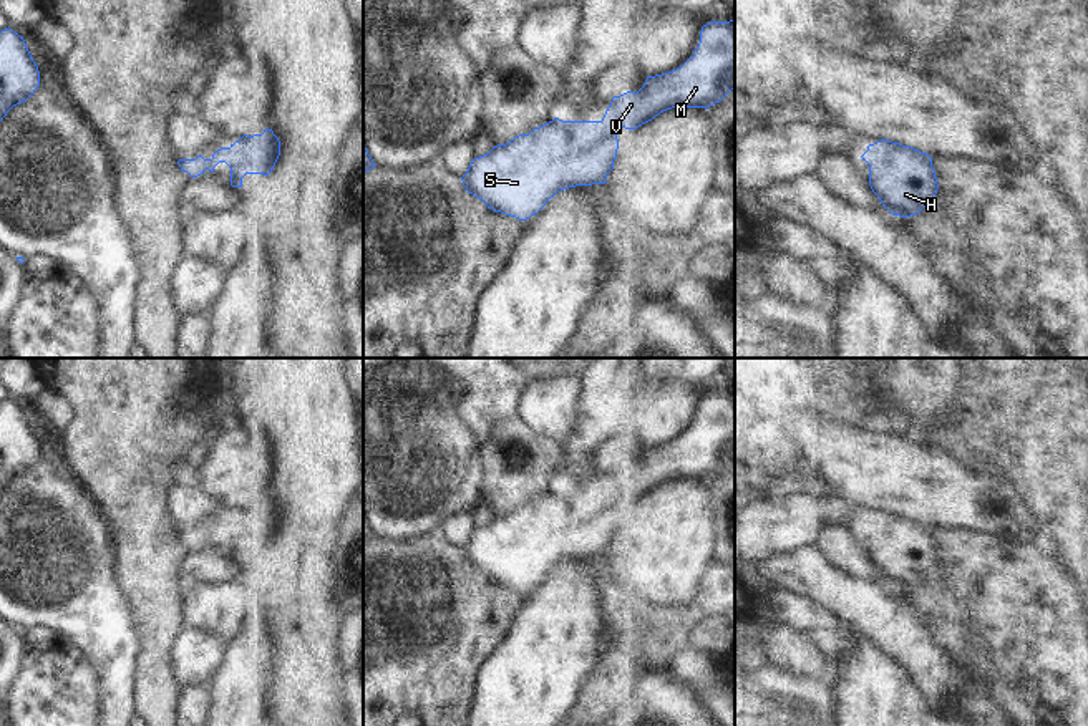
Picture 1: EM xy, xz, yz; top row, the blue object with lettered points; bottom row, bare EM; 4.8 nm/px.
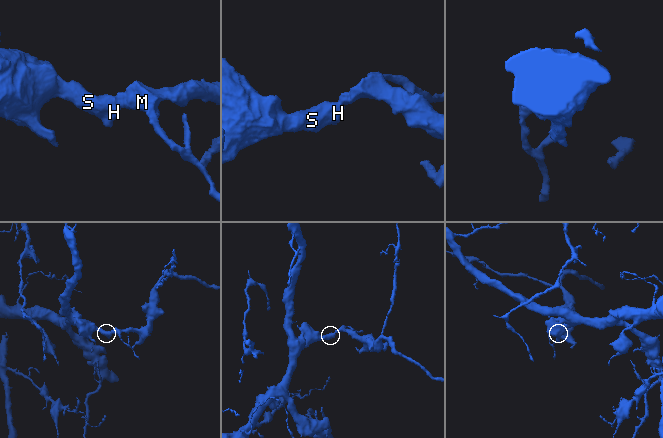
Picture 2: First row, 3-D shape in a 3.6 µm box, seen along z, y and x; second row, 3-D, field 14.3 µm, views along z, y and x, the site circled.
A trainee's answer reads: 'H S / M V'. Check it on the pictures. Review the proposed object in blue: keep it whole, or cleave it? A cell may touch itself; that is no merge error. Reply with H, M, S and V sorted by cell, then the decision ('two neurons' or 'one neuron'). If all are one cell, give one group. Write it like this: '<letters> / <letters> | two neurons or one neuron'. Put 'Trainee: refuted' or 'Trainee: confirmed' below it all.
H M S V | one neuron
Trainee: refuted

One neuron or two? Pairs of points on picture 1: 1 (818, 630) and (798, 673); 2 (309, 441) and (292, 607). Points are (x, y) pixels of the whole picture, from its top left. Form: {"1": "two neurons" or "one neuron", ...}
{"1": "two neurons", "2": "one neuron"}

